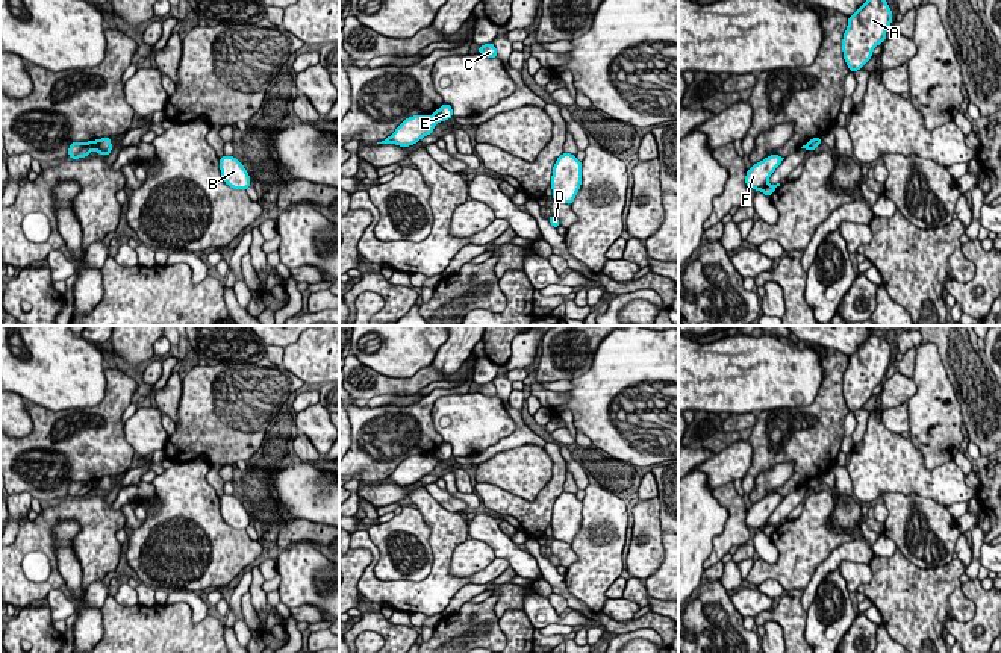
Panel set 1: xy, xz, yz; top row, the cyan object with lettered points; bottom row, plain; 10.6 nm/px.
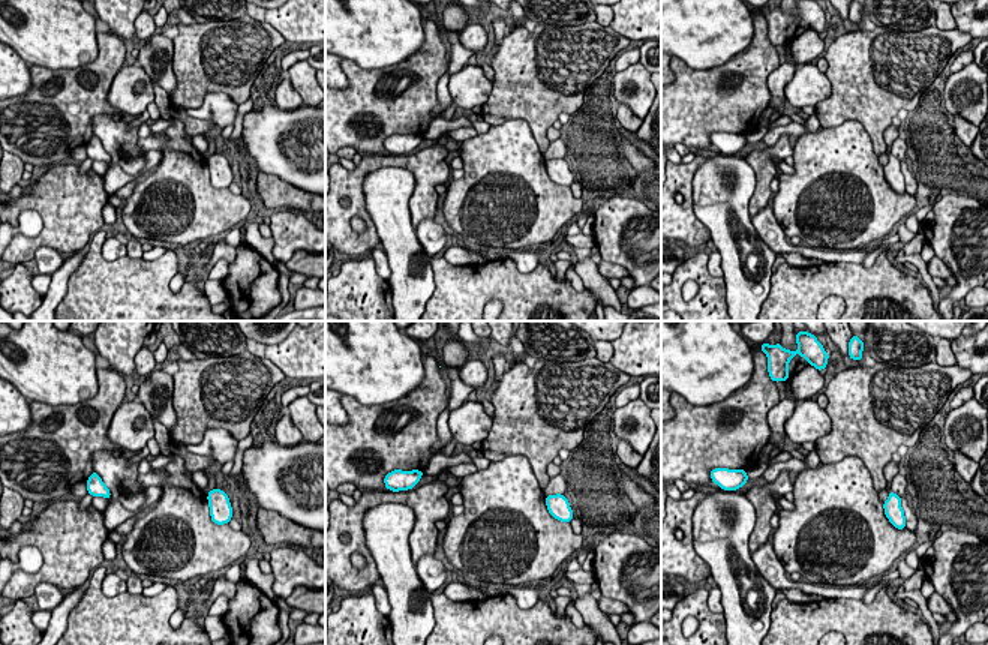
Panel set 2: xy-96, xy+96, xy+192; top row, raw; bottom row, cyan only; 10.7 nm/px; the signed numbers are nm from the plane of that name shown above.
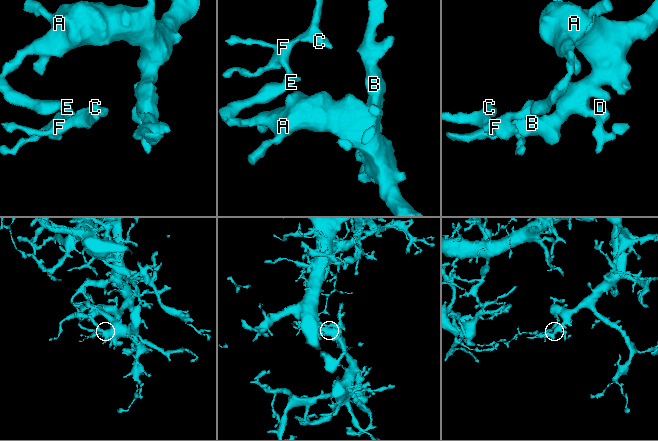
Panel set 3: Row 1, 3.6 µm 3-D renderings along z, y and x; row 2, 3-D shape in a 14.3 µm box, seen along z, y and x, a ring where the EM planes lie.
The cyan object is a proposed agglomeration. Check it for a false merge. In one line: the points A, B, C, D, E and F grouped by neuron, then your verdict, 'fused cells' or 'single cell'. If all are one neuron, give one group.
groups A B D / C E F; fused cells

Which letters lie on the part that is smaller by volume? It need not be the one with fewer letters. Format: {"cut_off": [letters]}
{"cut_off": ["C", "E", "F"]}

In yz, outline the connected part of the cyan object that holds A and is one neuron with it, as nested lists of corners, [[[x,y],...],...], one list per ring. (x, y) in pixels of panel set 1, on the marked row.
[[[866,0],[851,17],[842,39],[844,59],[850,71],[857,71],[872,58],[877,45],[883,44],[892,11],[886,0]]]

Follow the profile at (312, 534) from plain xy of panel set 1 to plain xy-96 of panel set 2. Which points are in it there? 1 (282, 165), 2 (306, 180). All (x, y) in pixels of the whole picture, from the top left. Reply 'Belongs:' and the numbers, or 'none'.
Belongs: none

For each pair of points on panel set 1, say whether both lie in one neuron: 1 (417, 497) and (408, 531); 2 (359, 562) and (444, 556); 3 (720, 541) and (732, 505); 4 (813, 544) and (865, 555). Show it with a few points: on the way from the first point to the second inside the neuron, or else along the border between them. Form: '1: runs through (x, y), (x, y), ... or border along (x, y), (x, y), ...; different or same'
1: border along (417, 508), (429, 528), (429, 541); different
2: border along (356, 547), (371, 556), (358, 584), (361, 596); different
3: runs through (729, 532), (733, 528), (733, 514); same
4: border along (857, 537), (841, 543), (812, 576); different

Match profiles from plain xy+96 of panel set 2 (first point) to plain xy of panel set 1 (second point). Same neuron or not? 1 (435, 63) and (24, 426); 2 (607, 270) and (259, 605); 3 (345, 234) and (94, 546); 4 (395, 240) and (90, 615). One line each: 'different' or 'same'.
1: different
2: different
3: same
4: same

